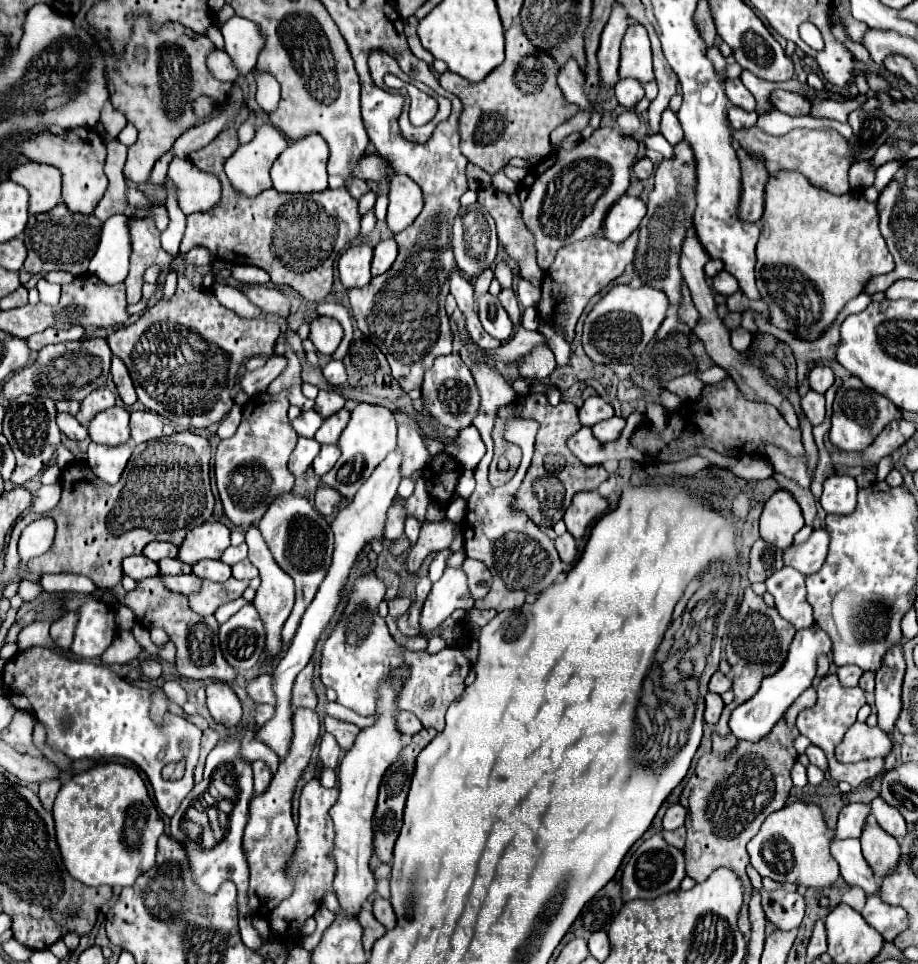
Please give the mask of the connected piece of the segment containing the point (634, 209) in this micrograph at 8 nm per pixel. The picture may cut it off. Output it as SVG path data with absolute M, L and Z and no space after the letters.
M621 196L609 210L605 224L603 224L603 232L605 238L609 238L611 242L623 242L625 238L629 238L631 232L635 232L643 220L647 212L647 206L641 198L635 196Z

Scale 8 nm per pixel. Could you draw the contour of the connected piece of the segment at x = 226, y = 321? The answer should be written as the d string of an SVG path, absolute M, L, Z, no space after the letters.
M179 268L179 286L177 292L171 296L171 300L161 300L153 308L147 308L145 314L129 324L119 328L117 332L107 336L109 348L115 356L119 356L135 384L139 402L173 422L173 426L181 430L197 430L197 428L209 428L211 424L221 422L221 418L229 412L233 406L233 386L237 380L239 366L245 358L251 356L273 356L275 354L275 342L279 338L279 324L259 318L243 318L235 314L233 310L219 304L213 290L199 288L191 284L191 280L185 276L185 270Z

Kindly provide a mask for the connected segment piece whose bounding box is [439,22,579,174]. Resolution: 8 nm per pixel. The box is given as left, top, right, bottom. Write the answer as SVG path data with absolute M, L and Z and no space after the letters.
M513 22L509 30L505 30L505 62L497 66L485 80L473 84L453 72L445 72L439 76L441 86L455 94L463 102L463 114L459 118L461 130L461 152L463 156L483 168L489 174L499 172L511 158L529 160L533 156L547 156L551 152L549 134L569 118L573 118L579 108L575 104L567 104L559 86L557 86L557 64L543 52L539 52L523 34L519 22Z

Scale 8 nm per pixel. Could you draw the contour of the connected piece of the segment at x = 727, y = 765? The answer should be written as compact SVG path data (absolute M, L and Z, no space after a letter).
M785 716L781 718L781 722L777 722L777 726L773 726L773 730L761 740L761 742L737 742L737 746L733 748L733 752L729 752L727 758L721 758L713 752L705 752L699 762L697 762L697 768L693 772L693 776L689 778L687 786L687 820L685 820L685 826L687 826L687 844L685 844L685 858L687 858L687 876L691 876L695 882L703 882L711 875L711 872L715 872L717 868L721 866L727 866L727 868L733 868L741 880L743 880L743 886L747 890L745 894L745 902L743 902L743 908L739 912L739 928L741 932L747 932L751 928L751 922L749 922L749 898L751 898L751 882L749 882L749 876L745 872L747 864L749 864L749 854L745 850L747 842L759 832L763 820L775 812L775 810L781 810L785 804L787 804L787 798L789 798L789 792L793 788L793 782L791 782L791 768L797 760L797 752L795 752L795 738L799 736L799 730L797 728L791 728L787 726L787 720Z

